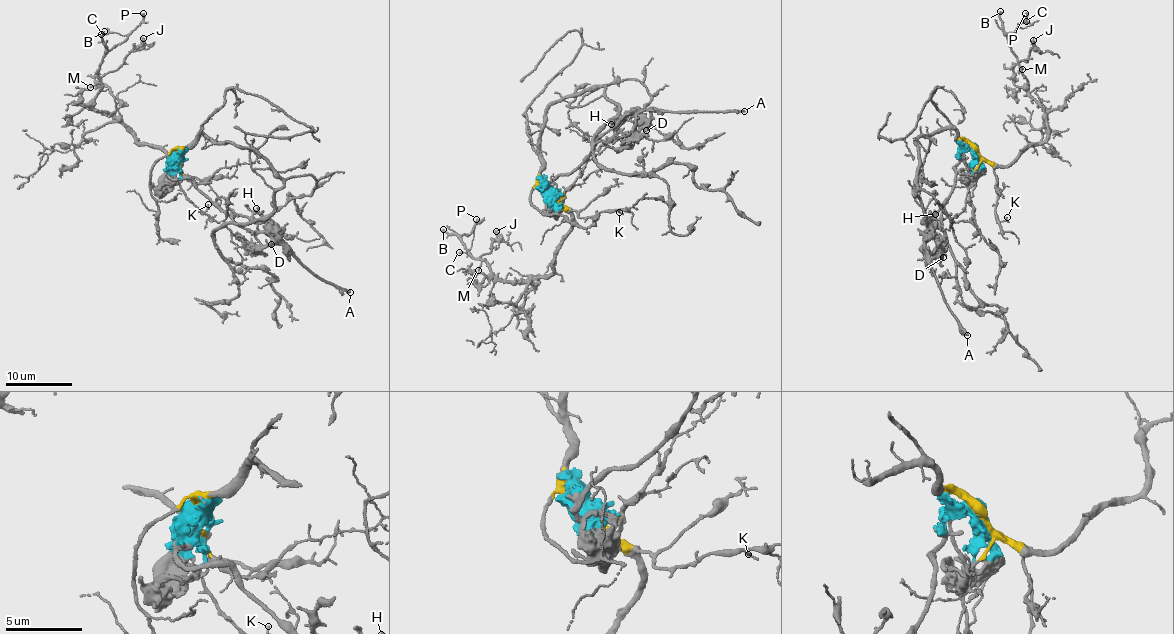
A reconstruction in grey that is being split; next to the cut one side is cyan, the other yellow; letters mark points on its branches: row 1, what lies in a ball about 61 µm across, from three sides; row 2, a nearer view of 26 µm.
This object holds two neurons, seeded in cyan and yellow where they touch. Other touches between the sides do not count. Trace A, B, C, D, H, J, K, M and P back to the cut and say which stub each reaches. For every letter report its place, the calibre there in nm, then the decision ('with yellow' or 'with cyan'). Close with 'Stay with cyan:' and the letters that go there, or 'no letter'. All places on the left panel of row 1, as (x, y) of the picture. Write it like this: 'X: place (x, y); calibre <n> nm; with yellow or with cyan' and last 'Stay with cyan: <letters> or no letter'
A: place (350, 292); calibre 280 nm; with cyan
B: place (104, 31); calibre 240 nm; with yellow
C: place (101, 34); calibre 120 nm; with yellow
D: place (271, 244); calibre 320 nm; with cyan
H: place (256, 208); calibre 150 nm; with cyan
J: place (143, 38); calibre 240 nm; with yellow
K: place (208, 204); calibre 130 nm; with yellow
M: place (90, 87); calibre 90 nm; with yellow
P: place (143, 13); calibre 220 nm; with yellow
Stay with cyan: A, D, H

